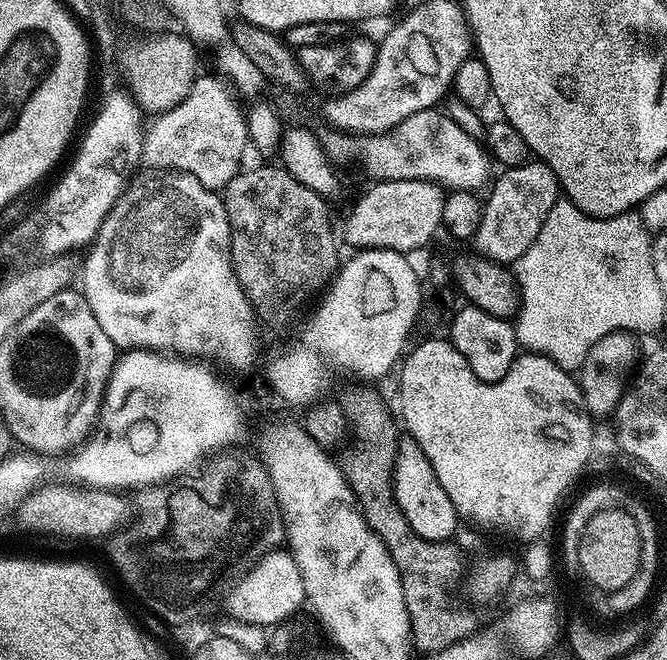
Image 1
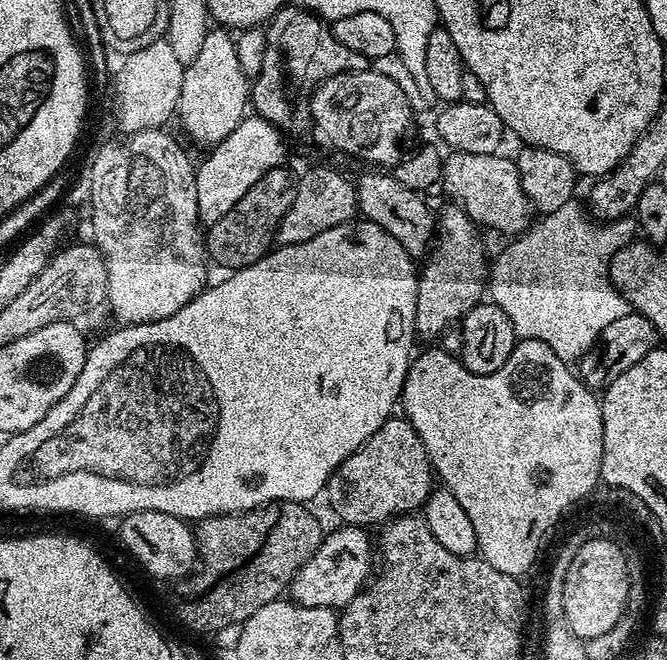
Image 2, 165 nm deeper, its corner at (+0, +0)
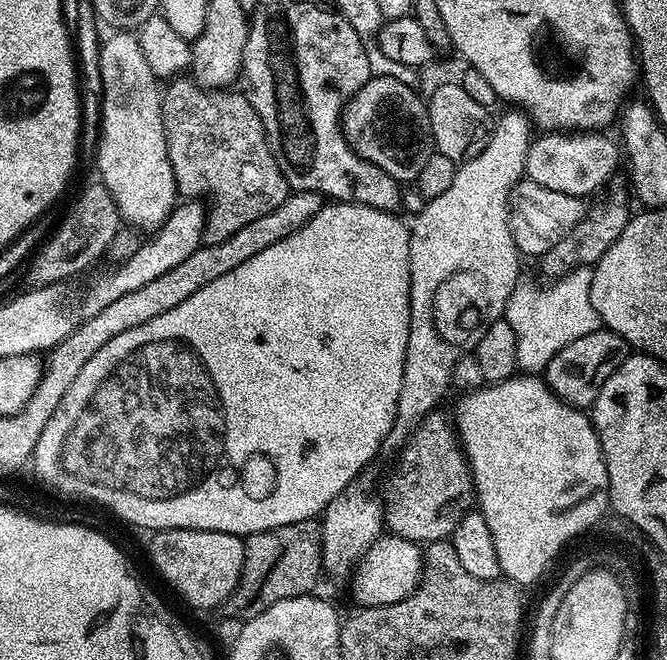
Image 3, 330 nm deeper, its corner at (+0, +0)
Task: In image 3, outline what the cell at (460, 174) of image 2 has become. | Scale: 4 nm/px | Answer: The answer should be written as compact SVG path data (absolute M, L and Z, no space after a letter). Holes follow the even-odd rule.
M521 179L510 197L510 223L517 248L525 257L546 255L563 240L567 241L578 222L585 219L584 204L585 201L579 196L558 194L554 190L546 190L546 186L538 186L538 182Z

